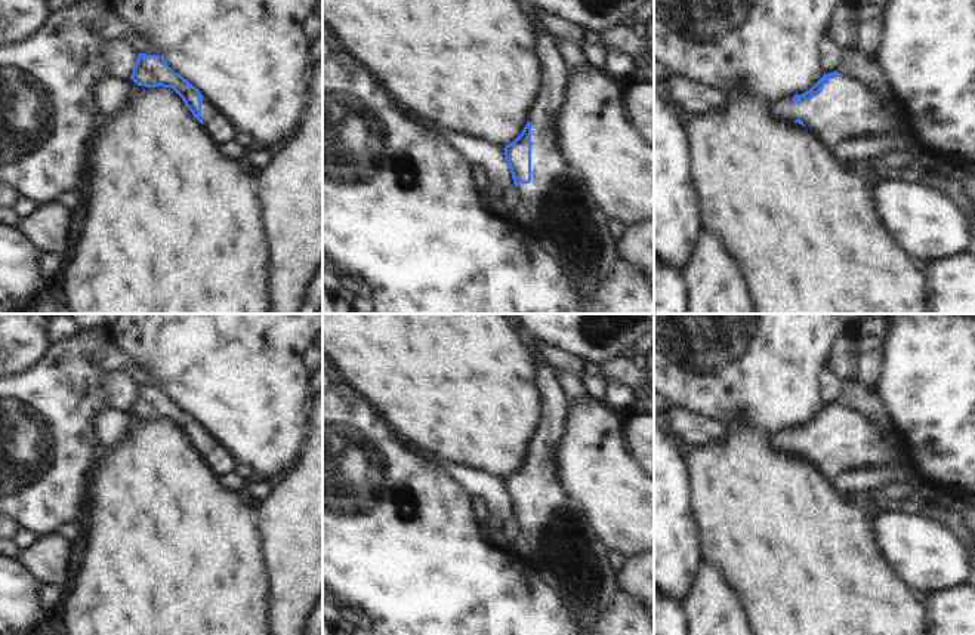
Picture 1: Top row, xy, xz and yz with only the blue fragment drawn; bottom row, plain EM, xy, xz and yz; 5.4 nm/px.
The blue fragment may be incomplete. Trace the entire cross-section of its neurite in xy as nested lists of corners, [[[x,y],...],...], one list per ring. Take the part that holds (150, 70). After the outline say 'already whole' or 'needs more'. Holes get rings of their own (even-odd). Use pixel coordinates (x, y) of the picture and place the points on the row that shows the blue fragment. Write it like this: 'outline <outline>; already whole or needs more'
outline [[[139,53],[130,78],[138,86],[172,87],[216,142],[229,142],[237,129],[201,92],[175,73],[163,56]]]; needs more

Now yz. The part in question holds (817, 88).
outline [[[837,71],[824,75],[802,95],[794,95],[792,101],[780,99],[772,104],[774,112],[784,121],[799,123],[812,130],[829,148],[833,148],[842,139],[861,135],[891,135],[916,144],[913,135],[913,118],[894,90],[879,90],[867,86],[861,78],[854,78]]]; needs more

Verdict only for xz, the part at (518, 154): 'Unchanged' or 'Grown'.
Grown.

